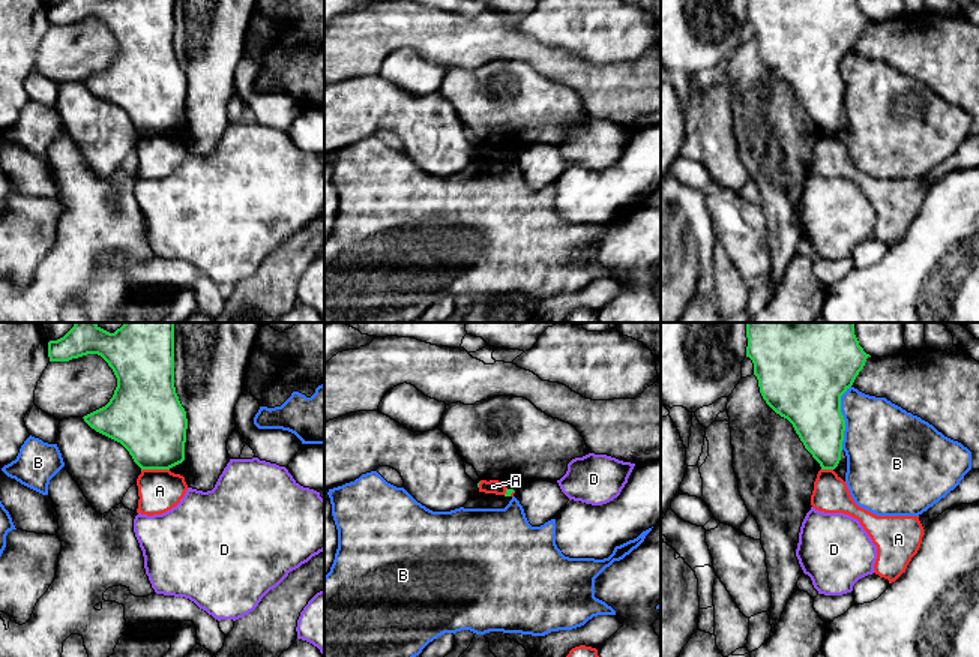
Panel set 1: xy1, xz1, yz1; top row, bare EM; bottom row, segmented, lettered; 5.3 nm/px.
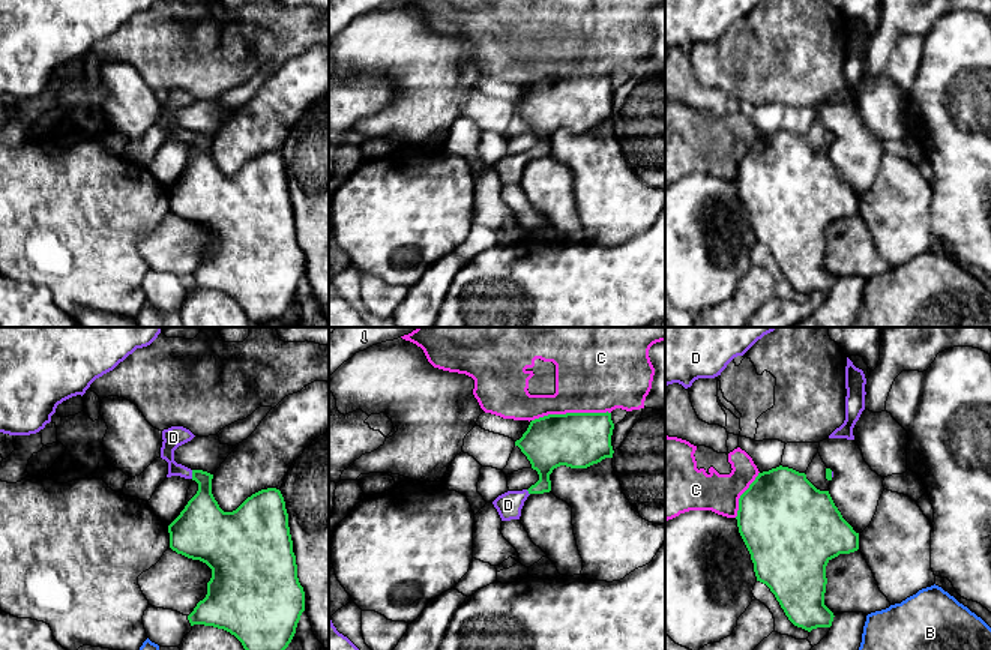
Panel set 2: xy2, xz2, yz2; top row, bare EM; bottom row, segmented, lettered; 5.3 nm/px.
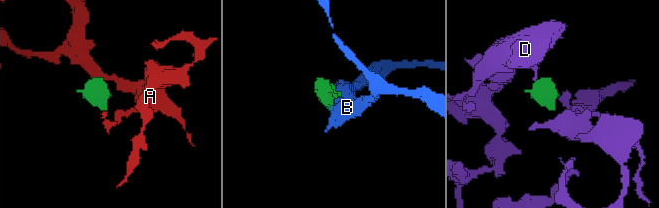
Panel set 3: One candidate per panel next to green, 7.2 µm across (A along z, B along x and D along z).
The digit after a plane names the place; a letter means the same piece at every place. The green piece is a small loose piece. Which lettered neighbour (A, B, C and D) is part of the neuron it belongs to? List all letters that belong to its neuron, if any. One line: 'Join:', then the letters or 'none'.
Join: D

